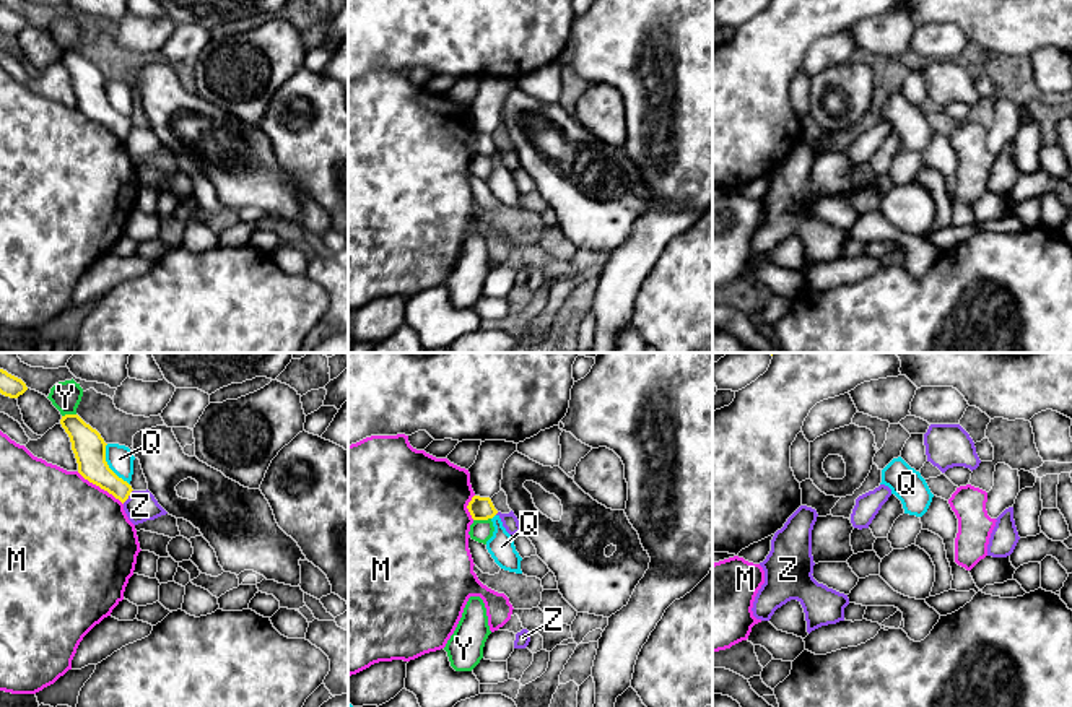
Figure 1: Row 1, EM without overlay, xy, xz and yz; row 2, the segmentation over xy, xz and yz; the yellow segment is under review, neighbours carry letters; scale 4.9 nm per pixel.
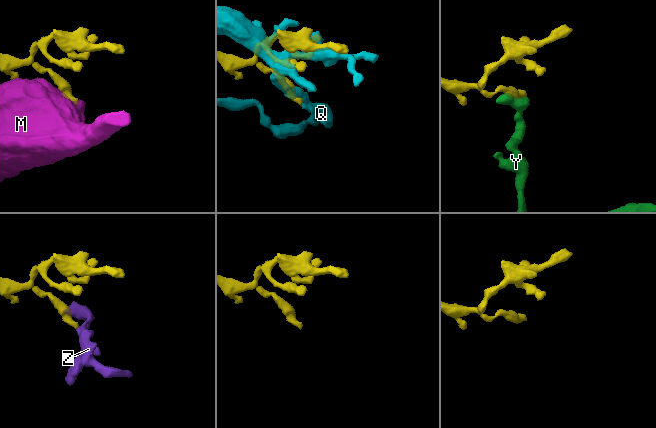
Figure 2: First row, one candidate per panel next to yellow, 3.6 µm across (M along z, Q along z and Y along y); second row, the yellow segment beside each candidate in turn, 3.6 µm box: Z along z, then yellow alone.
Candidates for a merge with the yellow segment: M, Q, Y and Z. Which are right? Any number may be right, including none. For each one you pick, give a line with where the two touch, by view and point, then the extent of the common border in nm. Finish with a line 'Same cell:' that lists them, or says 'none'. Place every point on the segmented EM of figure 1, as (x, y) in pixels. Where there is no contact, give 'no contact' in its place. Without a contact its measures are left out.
Same cell: none

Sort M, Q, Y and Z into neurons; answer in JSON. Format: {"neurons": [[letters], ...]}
{"neurons": [["M"], ["Q"], ["Y"], ["Z"]]}

